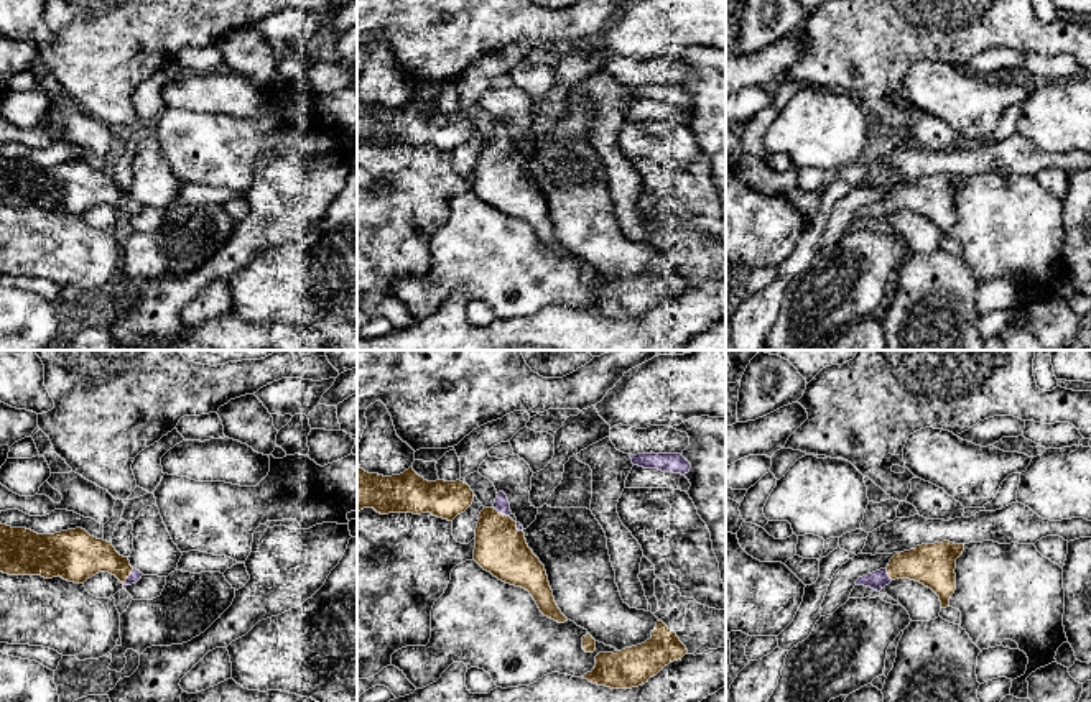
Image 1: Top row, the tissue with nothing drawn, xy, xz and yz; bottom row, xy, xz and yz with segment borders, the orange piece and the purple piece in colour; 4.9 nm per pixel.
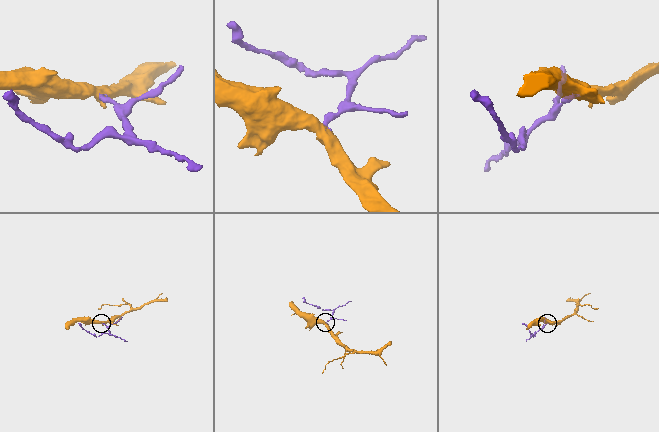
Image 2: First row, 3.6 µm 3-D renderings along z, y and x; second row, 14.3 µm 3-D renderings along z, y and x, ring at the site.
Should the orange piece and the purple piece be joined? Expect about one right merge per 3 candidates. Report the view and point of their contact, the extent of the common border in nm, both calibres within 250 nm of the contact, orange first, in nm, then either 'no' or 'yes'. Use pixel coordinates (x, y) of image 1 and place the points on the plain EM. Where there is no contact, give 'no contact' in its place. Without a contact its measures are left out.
meets orange in xz at (501, 145); contact 90 nm long; 260 nm thick on the orange side, 70 nm on the other; yes

